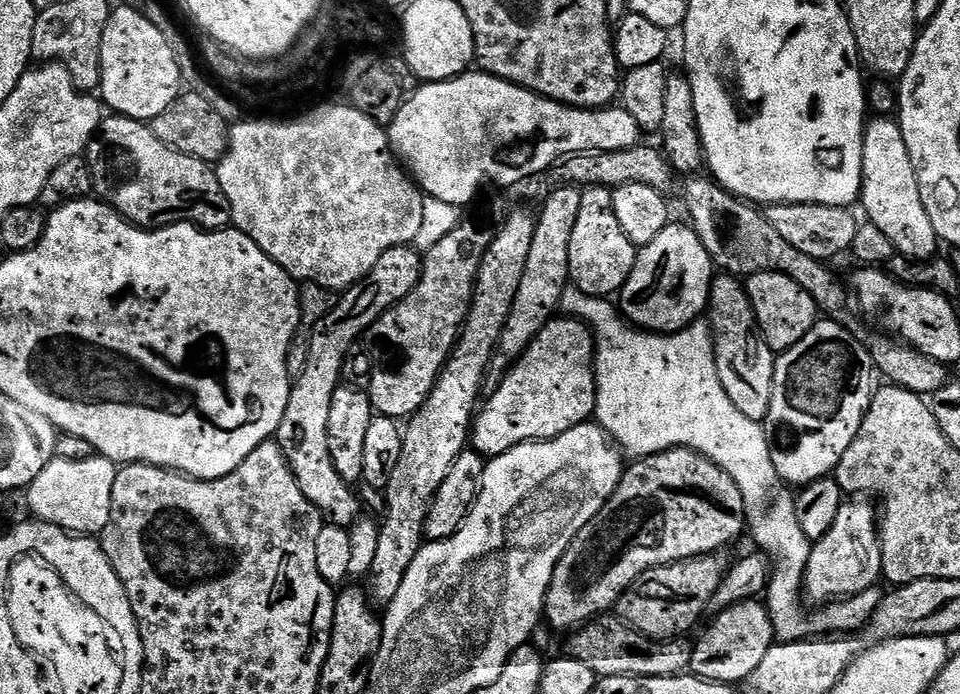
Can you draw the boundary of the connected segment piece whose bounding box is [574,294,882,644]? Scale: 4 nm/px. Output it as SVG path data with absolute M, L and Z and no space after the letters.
M583 294L575 298L575 319L584 321L594 337L594 420L621 453L628 455L629 452L632 458L643 458L672 448L689 448L730 474L738 490L742 490L744 511L750 514L750 532L752 528L752 536L756 539L755 547L771 560L772 577L768 579L766 607L775 639L793 644L796 640L852 634L863 629L880 607L882 592L879 587L825 603L819 609L821 612L804 612L800 605L810 541L802 534L802 526L798 526L795 495L781 486L780 475L774 470L763 423L746 418L746 414L730 402L726 390L722 390L711 327L707 323L693 322L679 332L649 334L630 326L611 299Z

